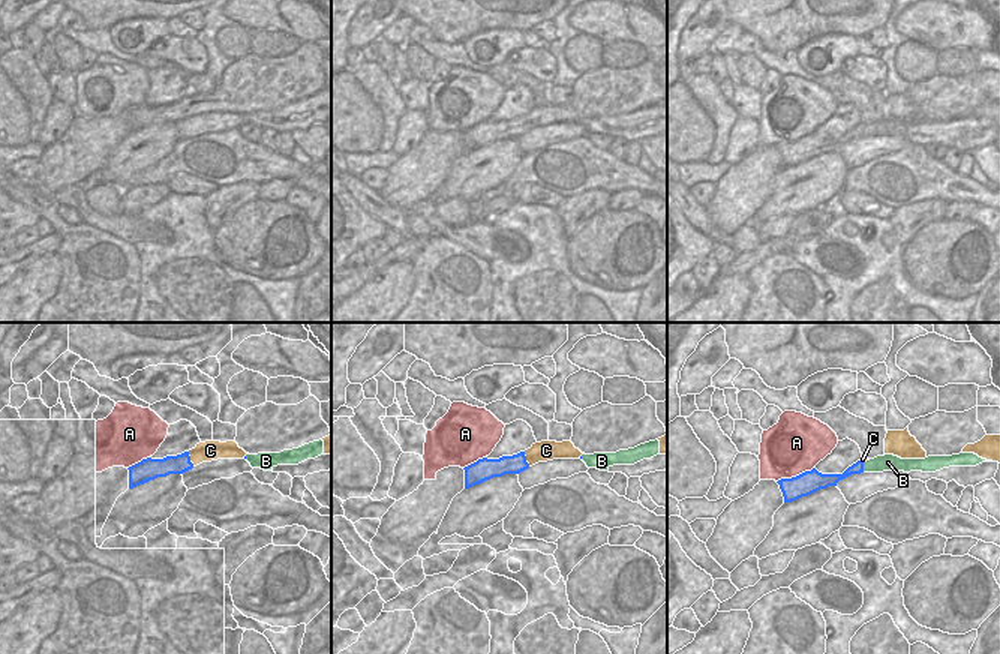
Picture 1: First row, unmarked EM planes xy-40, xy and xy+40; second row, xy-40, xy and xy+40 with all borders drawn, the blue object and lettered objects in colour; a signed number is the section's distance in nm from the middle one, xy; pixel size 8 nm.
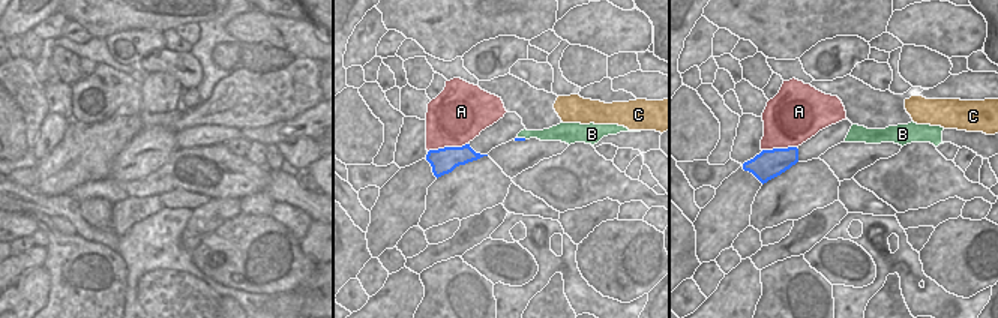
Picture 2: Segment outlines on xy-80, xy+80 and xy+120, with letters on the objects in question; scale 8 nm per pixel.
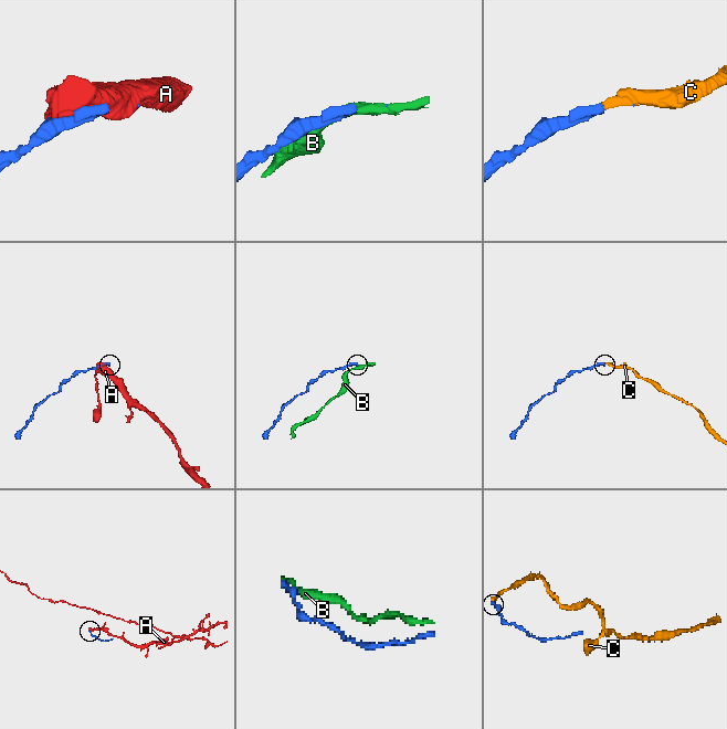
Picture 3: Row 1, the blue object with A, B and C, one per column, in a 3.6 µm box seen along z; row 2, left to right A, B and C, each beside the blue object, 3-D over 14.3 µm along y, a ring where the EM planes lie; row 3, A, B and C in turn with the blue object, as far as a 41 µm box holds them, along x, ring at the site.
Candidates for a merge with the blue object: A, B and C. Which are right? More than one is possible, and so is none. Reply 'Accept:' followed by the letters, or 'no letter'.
Accept: C

